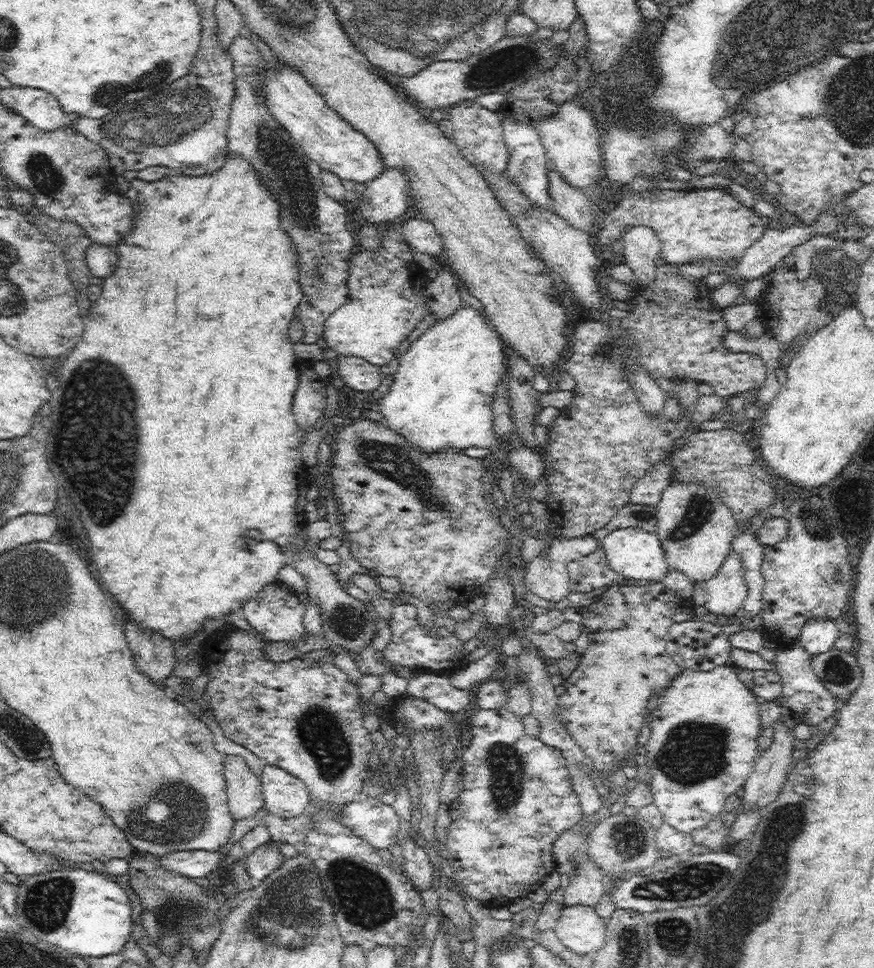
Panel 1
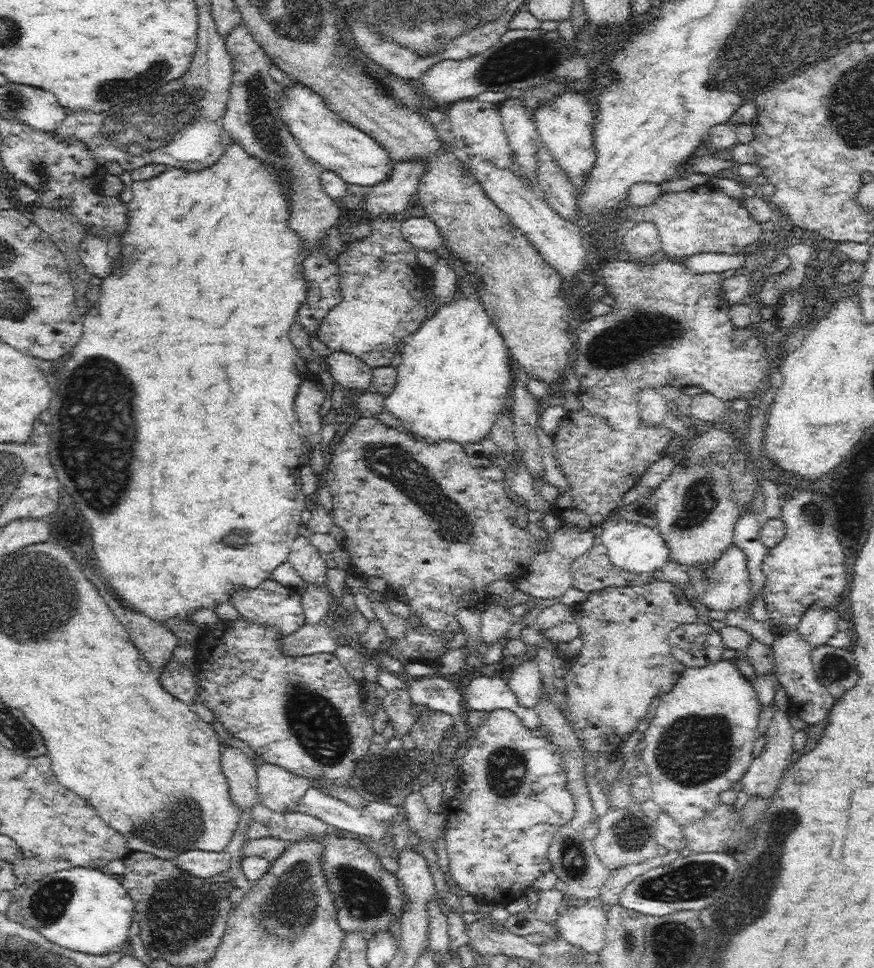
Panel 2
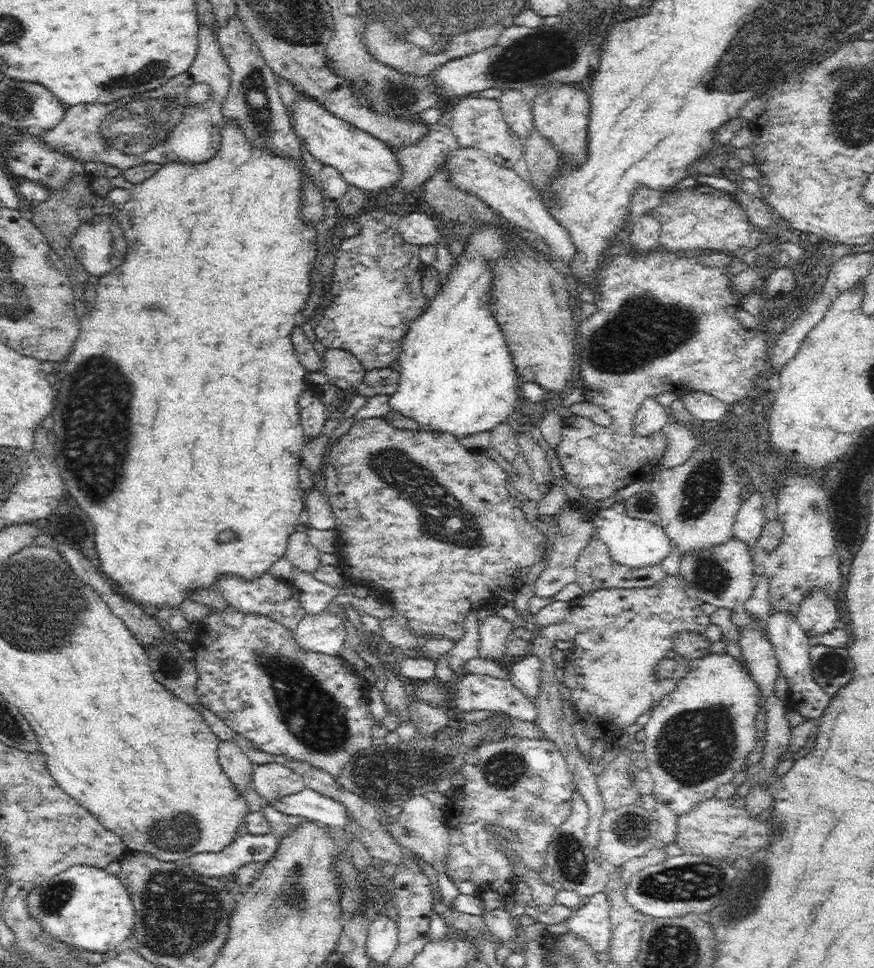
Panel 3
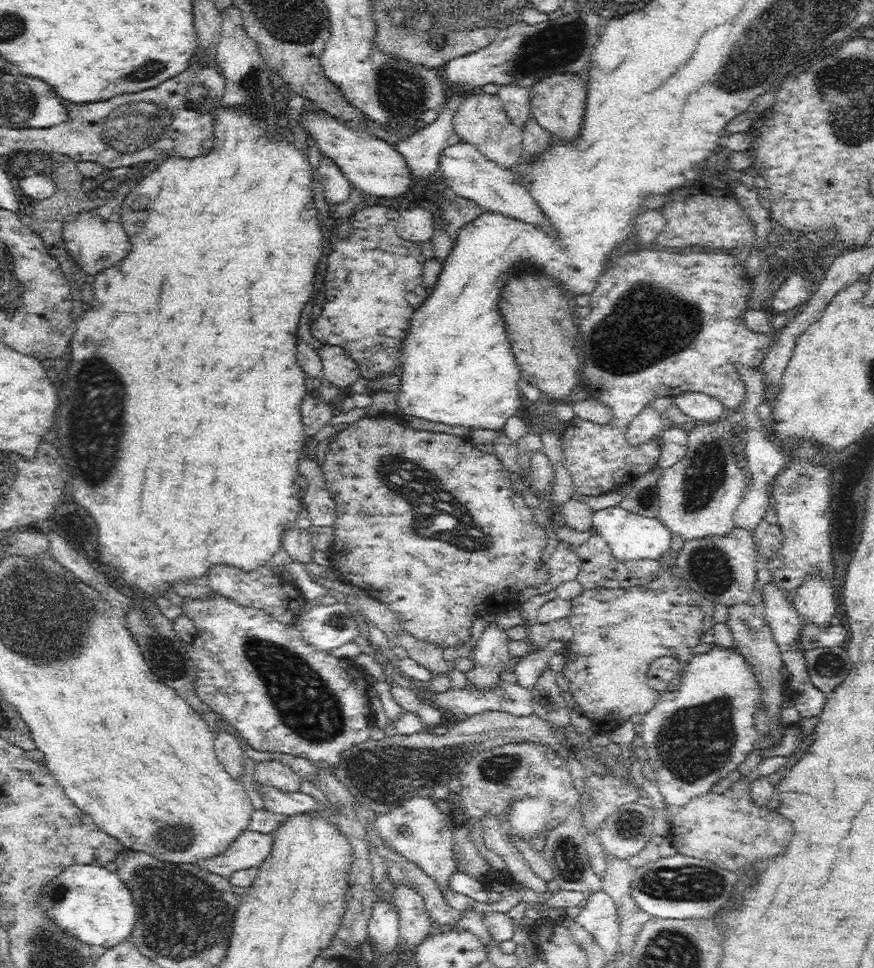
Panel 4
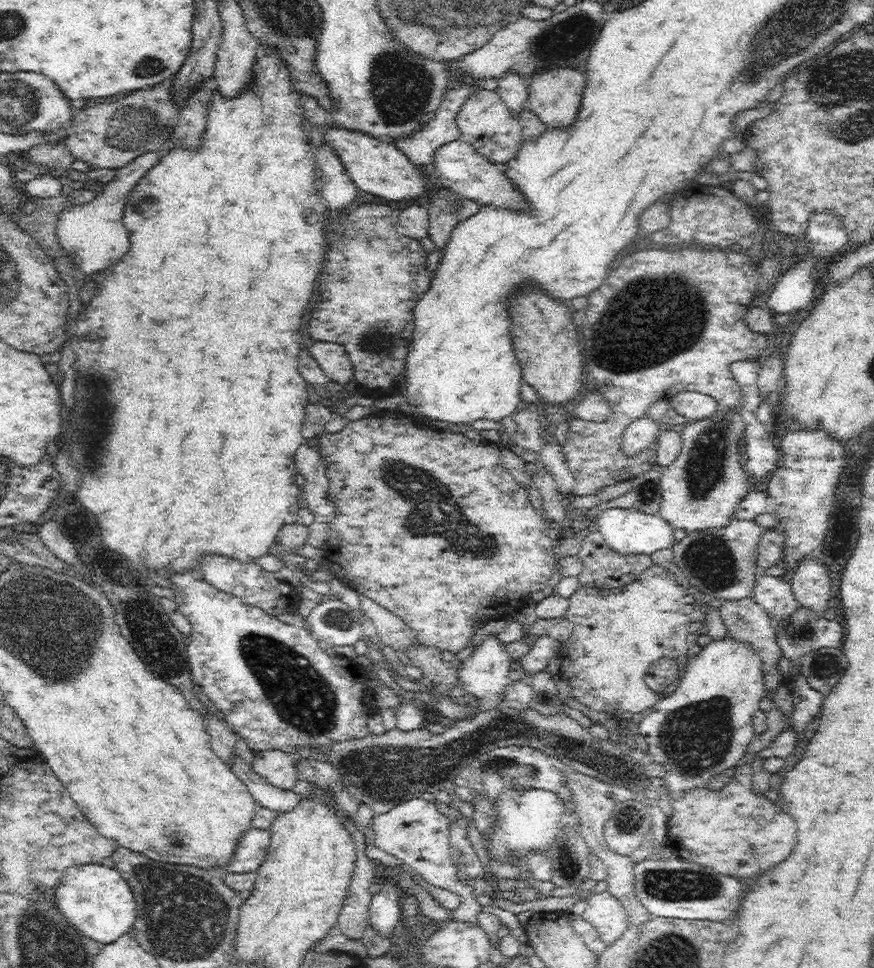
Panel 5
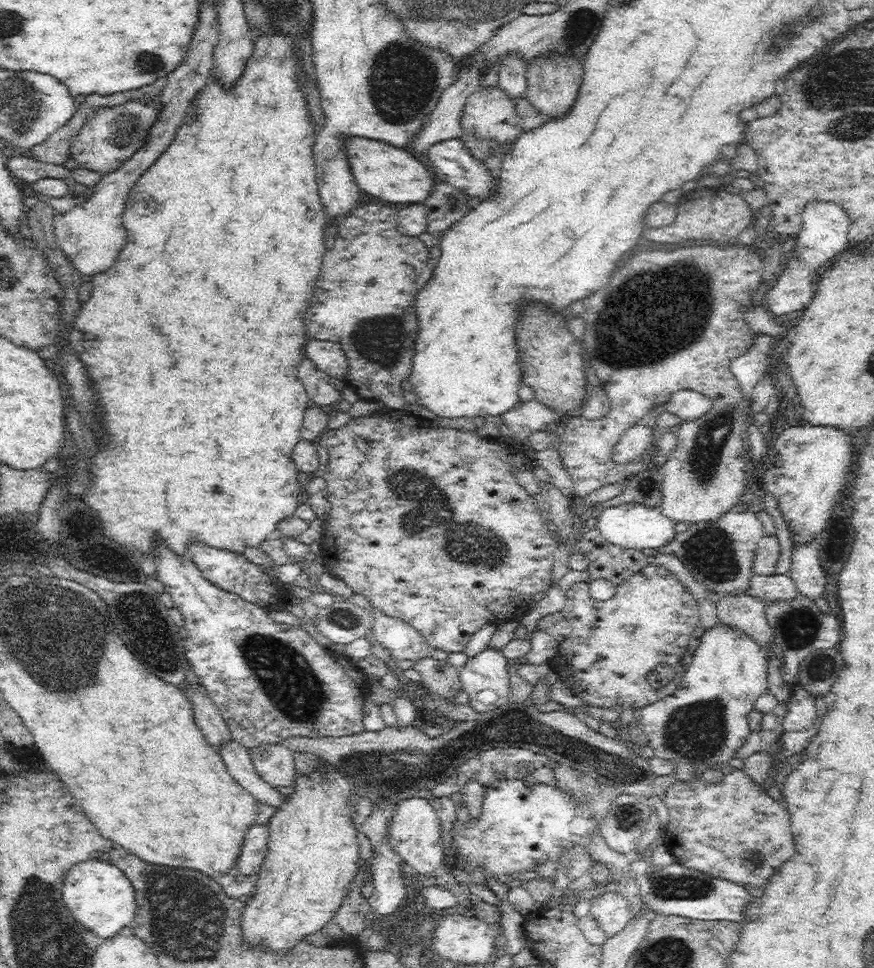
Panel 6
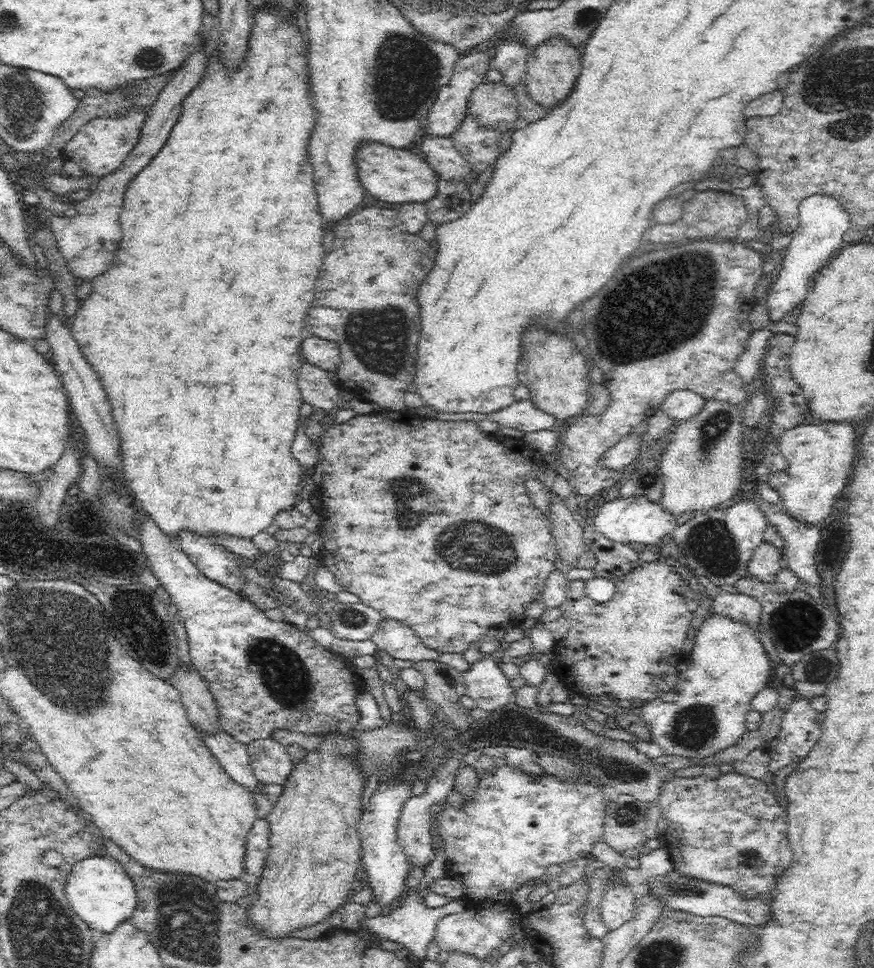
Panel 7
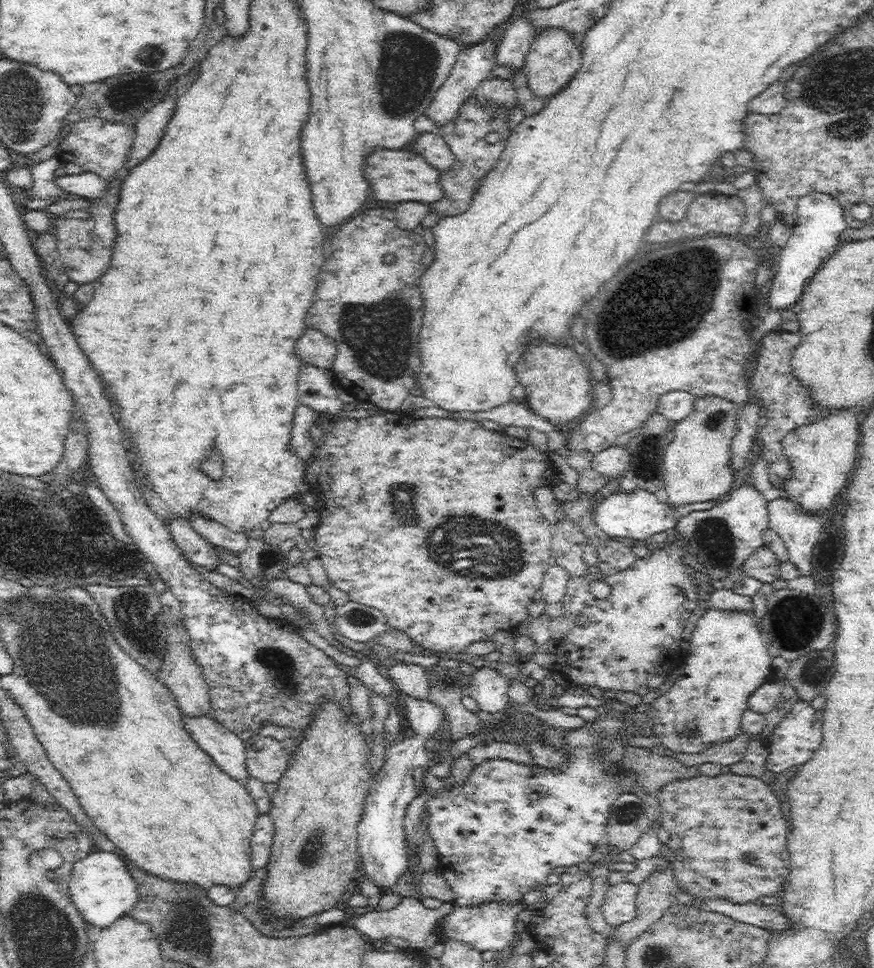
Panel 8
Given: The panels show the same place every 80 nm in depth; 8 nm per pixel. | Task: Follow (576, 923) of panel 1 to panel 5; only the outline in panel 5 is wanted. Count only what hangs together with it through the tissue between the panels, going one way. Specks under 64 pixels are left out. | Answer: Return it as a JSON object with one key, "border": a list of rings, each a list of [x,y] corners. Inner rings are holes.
{"border":[[[607,891],[588,898],[588,907],[581,918],[599,930],[605,946],[612,946],[630,928],[630,919],[622,903]]]}

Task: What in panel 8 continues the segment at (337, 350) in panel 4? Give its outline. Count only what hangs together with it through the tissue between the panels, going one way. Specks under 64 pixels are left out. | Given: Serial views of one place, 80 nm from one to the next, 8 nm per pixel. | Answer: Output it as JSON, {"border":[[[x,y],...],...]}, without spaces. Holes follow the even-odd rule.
{"border":[[[317,326],[306,328],[294,346],[296,346],[296,352],[302,356],[303,364],[325,371],[332,367],[337,350],[335,340]]]}

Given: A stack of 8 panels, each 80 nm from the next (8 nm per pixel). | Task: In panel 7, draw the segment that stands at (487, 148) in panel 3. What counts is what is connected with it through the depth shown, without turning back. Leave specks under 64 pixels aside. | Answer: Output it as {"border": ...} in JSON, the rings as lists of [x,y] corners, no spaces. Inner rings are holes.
{"border":[[[505,80],[478,84],[470,95],[469,108],[482,124],[492,124],[504,132],[515,128],[518,99],[513,85]]]}

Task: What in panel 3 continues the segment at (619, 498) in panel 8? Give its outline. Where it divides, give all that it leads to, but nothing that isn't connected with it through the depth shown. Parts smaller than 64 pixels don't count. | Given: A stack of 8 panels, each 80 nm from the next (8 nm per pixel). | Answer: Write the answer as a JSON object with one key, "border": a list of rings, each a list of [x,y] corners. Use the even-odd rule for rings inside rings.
{"border":[[[618,501],[604,510],[599,510],[595,517],[598,527],[596,536],[609,548],[610,556],[614,562],[625,564],[630,568],[640,568],[640,566],[660,564],[670,554],[673,544],[664,529],[648,520],[630,517],[626,513],[623,501]]]}

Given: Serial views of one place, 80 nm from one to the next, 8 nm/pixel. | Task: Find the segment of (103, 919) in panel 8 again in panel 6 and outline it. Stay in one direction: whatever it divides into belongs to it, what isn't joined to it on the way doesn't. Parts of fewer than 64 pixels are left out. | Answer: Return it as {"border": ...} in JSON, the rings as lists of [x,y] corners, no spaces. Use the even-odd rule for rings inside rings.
{"border":[[[94,858],[74,864],[66,874],[63,895],[82,927],[94,931],[100,938],[114,935],[120,928],[129,925],[137,907],[136,890],[115,859],[104,862]]]}

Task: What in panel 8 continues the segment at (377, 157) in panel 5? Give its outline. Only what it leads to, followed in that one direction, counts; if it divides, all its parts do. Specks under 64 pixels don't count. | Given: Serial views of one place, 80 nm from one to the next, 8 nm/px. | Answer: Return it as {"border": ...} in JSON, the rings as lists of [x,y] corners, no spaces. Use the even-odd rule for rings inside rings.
{"border":[[[398,149],[396,152],[390,152],[390,150],[374,152],[374,156],[370,156],[367,166],[368,168],[364,170],[374,186],[378,200],[392,202],[392,204],[406,200],[433,204],[444,198],[444,188],[440,184],[442,170],[434,168],[434,165],[424,160],[424,157],[418,153],[402,149]]]}

